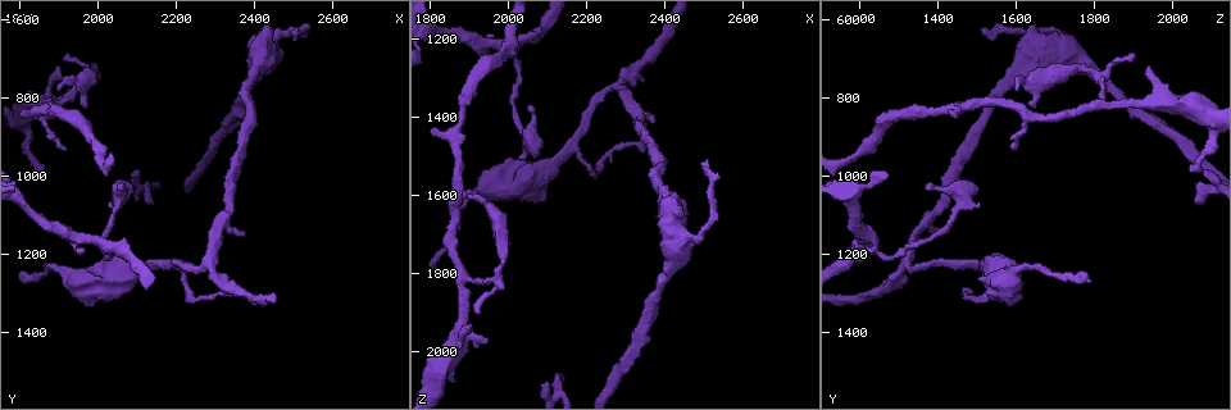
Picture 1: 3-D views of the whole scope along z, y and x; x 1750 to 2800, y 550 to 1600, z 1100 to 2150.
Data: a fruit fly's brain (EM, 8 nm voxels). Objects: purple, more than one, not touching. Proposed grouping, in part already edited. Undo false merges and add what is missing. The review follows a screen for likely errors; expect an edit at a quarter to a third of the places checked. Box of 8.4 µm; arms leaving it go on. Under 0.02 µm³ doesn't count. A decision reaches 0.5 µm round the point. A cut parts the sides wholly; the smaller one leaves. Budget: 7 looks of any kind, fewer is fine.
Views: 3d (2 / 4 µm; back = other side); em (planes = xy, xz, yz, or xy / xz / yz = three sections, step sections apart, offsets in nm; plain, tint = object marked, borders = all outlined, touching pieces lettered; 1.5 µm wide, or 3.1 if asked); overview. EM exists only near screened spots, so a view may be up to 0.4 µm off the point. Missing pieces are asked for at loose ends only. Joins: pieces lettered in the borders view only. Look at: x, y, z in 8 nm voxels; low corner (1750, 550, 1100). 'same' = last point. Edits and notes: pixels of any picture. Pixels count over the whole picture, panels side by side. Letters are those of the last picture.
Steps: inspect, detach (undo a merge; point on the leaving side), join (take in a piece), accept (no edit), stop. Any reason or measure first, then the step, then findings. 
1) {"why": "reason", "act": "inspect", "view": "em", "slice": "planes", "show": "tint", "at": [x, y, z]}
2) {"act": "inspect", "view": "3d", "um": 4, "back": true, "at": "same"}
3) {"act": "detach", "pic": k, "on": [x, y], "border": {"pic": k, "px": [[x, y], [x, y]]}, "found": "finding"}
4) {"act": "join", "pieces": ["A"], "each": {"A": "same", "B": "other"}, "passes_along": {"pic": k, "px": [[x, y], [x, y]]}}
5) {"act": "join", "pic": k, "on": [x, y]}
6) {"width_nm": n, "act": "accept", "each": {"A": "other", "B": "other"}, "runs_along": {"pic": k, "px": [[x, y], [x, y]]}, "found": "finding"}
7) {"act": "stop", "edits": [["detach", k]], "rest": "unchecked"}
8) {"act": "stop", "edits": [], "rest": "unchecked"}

{"why": "branch point", "act": "inspect", "view": "em", "slice": "yz", "step": 8, "show": "tint", "at": [1880, 815, 1825]}

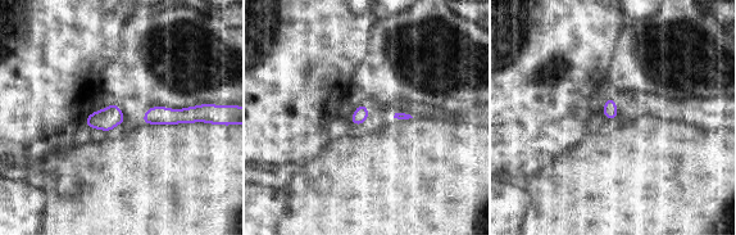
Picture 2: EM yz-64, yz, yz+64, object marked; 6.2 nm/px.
{"why": "cut it another way", "act": "inspect", "view": "em", "slice": "planes", "show": "borders", "at": "same"}

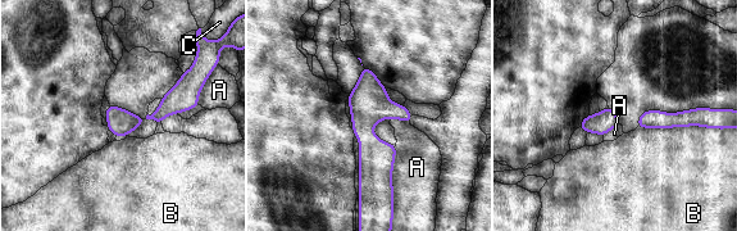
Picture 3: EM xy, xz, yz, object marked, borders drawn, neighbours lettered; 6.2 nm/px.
{"act": "accept", "each": {"A": "other", "B": "other", "C": "other"}, "border": {"pic": 3, "px": [[396, 145], [392, 166], [392, 204]]}, "found": "all the same neuron"}

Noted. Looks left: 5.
{"why": "thin end", "act": "inspect", "view": "3d", "um": 2, "at": [1855, 980, 2040]}

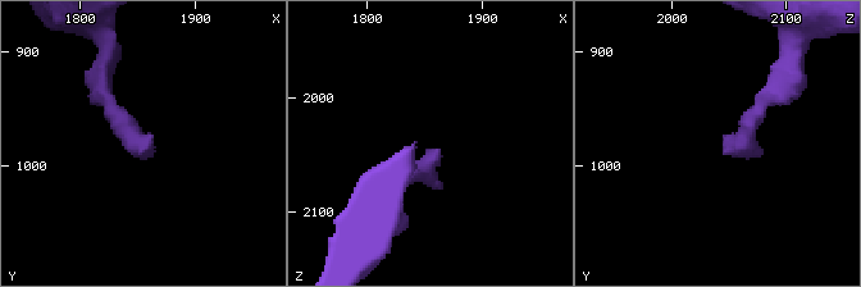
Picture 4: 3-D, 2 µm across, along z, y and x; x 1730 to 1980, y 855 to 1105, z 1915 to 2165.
{"why": "need the tissue", "act": "inspect", "view": "em", "slice": "planes", "show": "tint", "at": [1854, 986, 2042]}

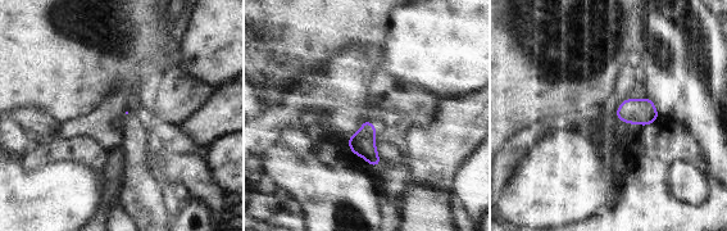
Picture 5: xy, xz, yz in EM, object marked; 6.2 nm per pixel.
{"act": "inspect", "view": "em", "slice": "planes", "show": "borders", "at": "same"}

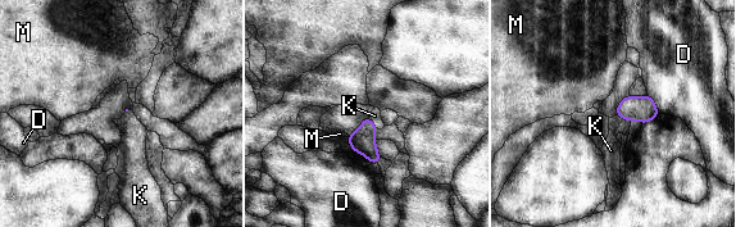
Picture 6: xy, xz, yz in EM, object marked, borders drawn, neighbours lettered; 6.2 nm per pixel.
{"longest_contact_nm": ["D", 150], "act": "join", "pieces": ["K"], "each": {"D": "other", "K": "same", "M": "other"}, "passes_along": {"pic": 6, "px": [[643, 109], [623, 118], [610, 150]]}, "found": "the neuron continues"}

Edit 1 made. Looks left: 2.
{"why": "three-way junction", "act": "inspect", "view": "em", "slice": "xz", "step": 8, "show": "borders", "at": [2275, 1225, 1330]}

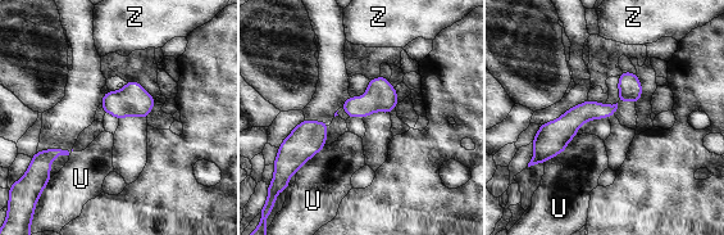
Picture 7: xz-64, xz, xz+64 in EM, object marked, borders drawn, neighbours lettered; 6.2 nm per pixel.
{"act": "inspect", "view": "em", "slice": "planes", "show": "borders", "at": "same"}

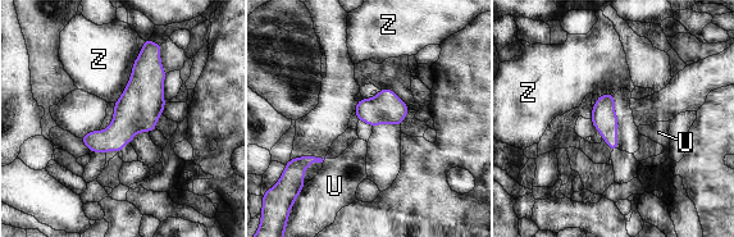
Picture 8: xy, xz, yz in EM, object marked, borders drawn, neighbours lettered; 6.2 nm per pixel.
{"longest_contact_nm": ["Z", 440], "act": "accept", "each": {"U": "other", "Z": "other"}, "found": "continuous, no second neuron"}

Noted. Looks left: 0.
{"act": "stop", "edits": [["join", 6]], "rest": "unchecked"}

